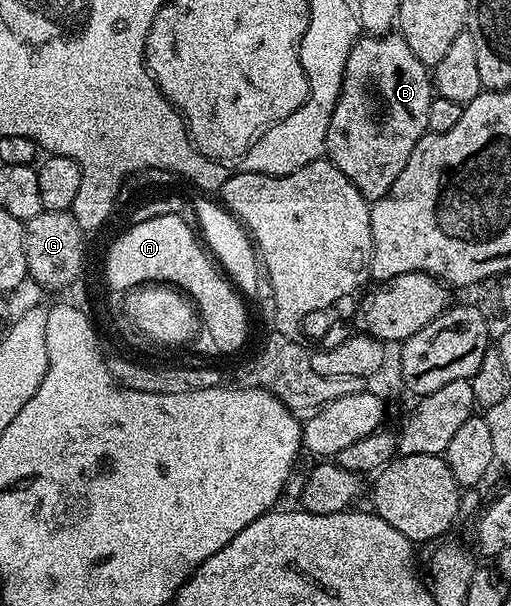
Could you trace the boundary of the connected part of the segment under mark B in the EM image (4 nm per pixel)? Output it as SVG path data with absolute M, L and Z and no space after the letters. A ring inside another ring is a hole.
M398 34L386 36L360 35L355 45L349 50L345 62L341 92L337 104L333 106L333 116L329 118L327 130L326 155L335 164L353 186L369 202L380 200L397 182L397 174L405 170L413 146L427 132L429 106L433 99L433 80L429 75L428 65L422 64L409 50L405 38Z

